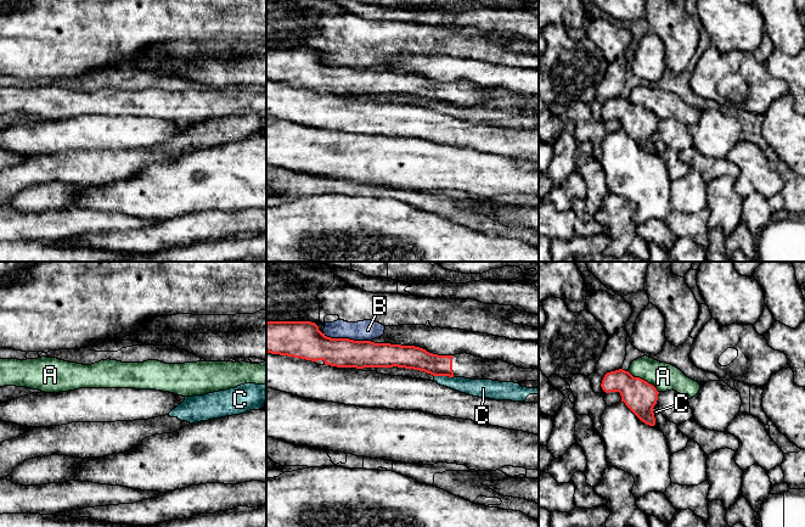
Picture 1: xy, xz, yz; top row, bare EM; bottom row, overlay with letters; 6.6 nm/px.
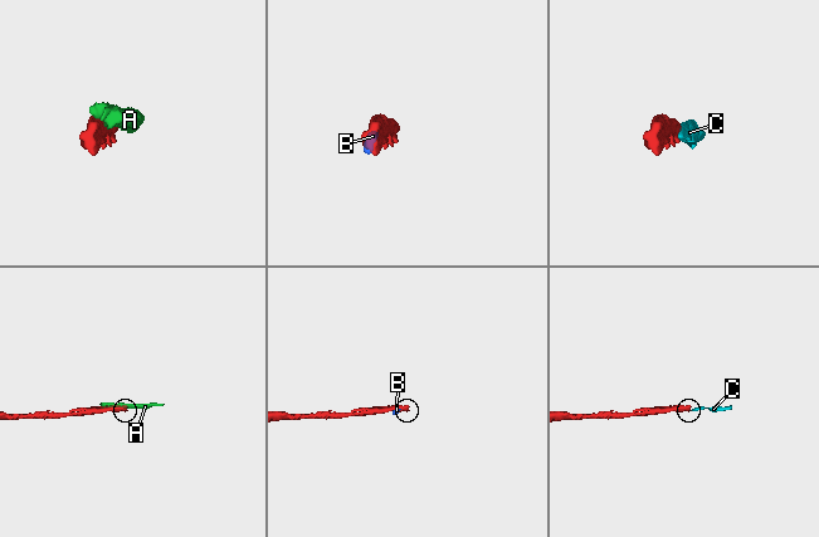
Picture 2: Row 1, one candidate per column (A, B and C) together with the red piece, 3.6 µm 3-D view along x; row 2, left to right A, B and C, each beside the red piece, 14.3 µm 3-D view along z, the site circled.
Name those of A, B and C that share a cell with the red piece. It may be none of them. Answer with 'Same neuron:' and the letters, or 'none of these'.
Same neuron: none of these

